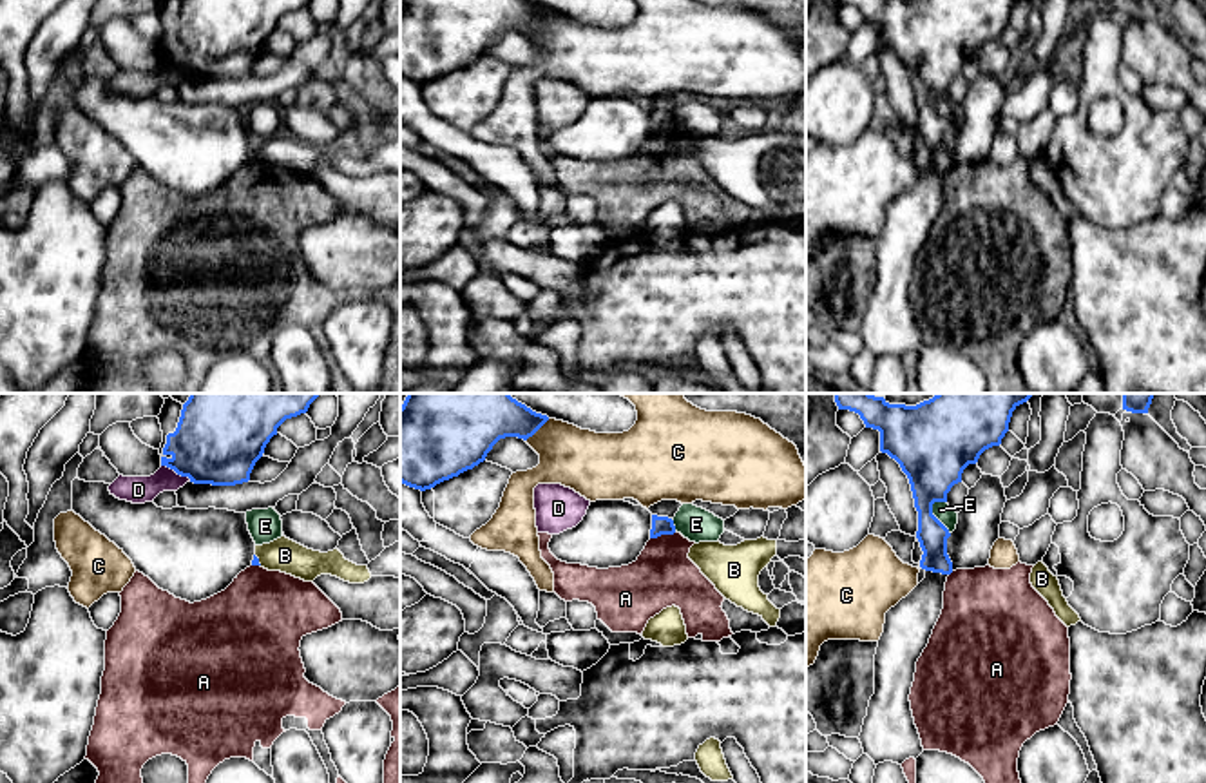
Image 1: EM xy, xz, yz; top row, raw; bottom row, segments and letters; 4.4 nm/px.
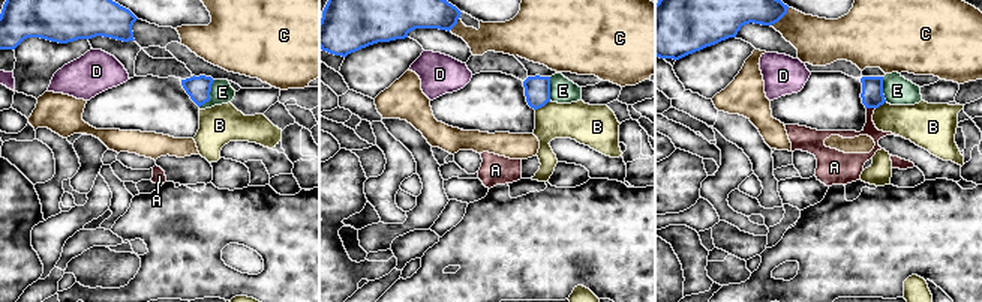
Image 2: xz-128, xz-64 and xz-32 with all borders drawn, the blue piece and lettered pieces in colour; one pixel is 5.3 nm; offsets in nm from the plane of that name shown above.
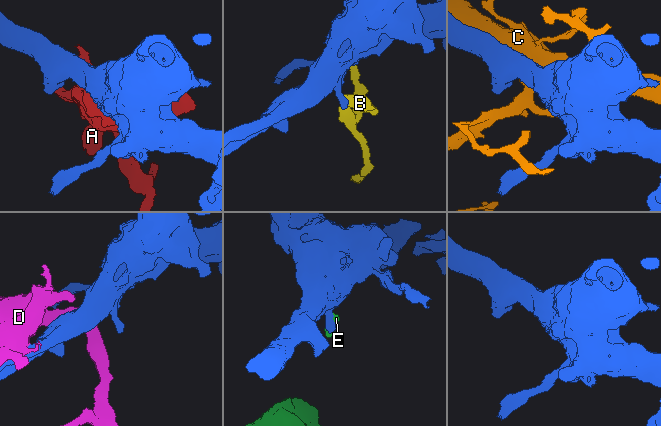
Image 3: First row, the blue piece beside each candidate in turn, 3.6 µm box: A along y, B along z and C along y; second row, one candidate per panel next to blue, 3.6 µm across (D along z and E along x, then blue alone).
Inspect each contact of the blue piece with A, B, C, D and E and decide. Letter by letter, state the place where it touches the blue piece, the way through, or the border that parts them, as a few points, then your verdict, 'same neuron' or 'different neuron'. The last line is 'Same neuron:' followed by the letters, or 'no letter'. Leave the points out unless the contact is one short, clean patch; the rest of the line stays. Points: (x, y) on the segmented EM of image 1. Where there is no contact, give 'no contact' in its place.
A: meets blue in xz at (663, 533); border along xz (676, 531), (650, 539); different neuron
B: meets blue in xy at (258, 560); different neuron
C: meets blue in xz at (536, 430); different neuron
D: meets blue in xy at (176, 472); different neuron
E: meets blue in yz at (935, 517); different neuron
Same neuron: no letter

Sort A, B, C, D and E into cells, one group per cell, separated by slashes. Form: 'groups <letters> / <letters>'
groups A / B / C / D / E

